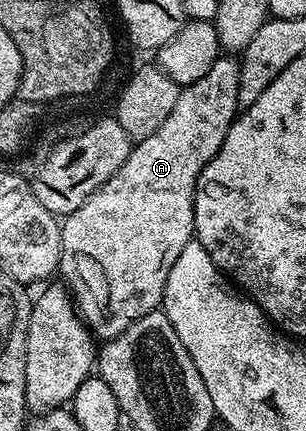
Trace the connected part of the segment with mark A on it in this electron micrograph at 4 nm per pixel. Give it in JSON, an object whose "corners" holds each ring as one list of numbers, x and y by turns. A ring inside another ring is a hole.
{"corners":[[222,54,214,62,214,66,210,66,210,71,203,78,198,78,198,82,183,85,178,102,174,102,174,110,170,110,170,115,166,117,166,122,162,122,162,126,158,126,158,130,154,130,154,134,135,141,131,154,126,158,126,162,122,162,120,169,102,187,94,190,94,194,90,194,90,198,86,198,86,202,82,202,82,206,78,206,78,210,74,210,69,216,63,217,60,225,60,267,58,269,58,276,66,285,69,293,74,297,76,311,79,312,80,319,85,324,91,326,90,331,97,341,113,340,118,334,122,334,122,330,126,330,126,326,130,326,135,320,142,318,146,314,157,311,163,305,166,278,170,278,170,266,174,266,174,262,178,262,178,254,182,254,184,247,194,239,196,183,206,166,206,162,210,162,210,158,214,158,218,154,218,150,222,146,230,126,236,121,238,115,238,109,240,108,240,103,238,102,239,73,239,59,232,54],[96,304,100,307,101,324,95,325]]}

